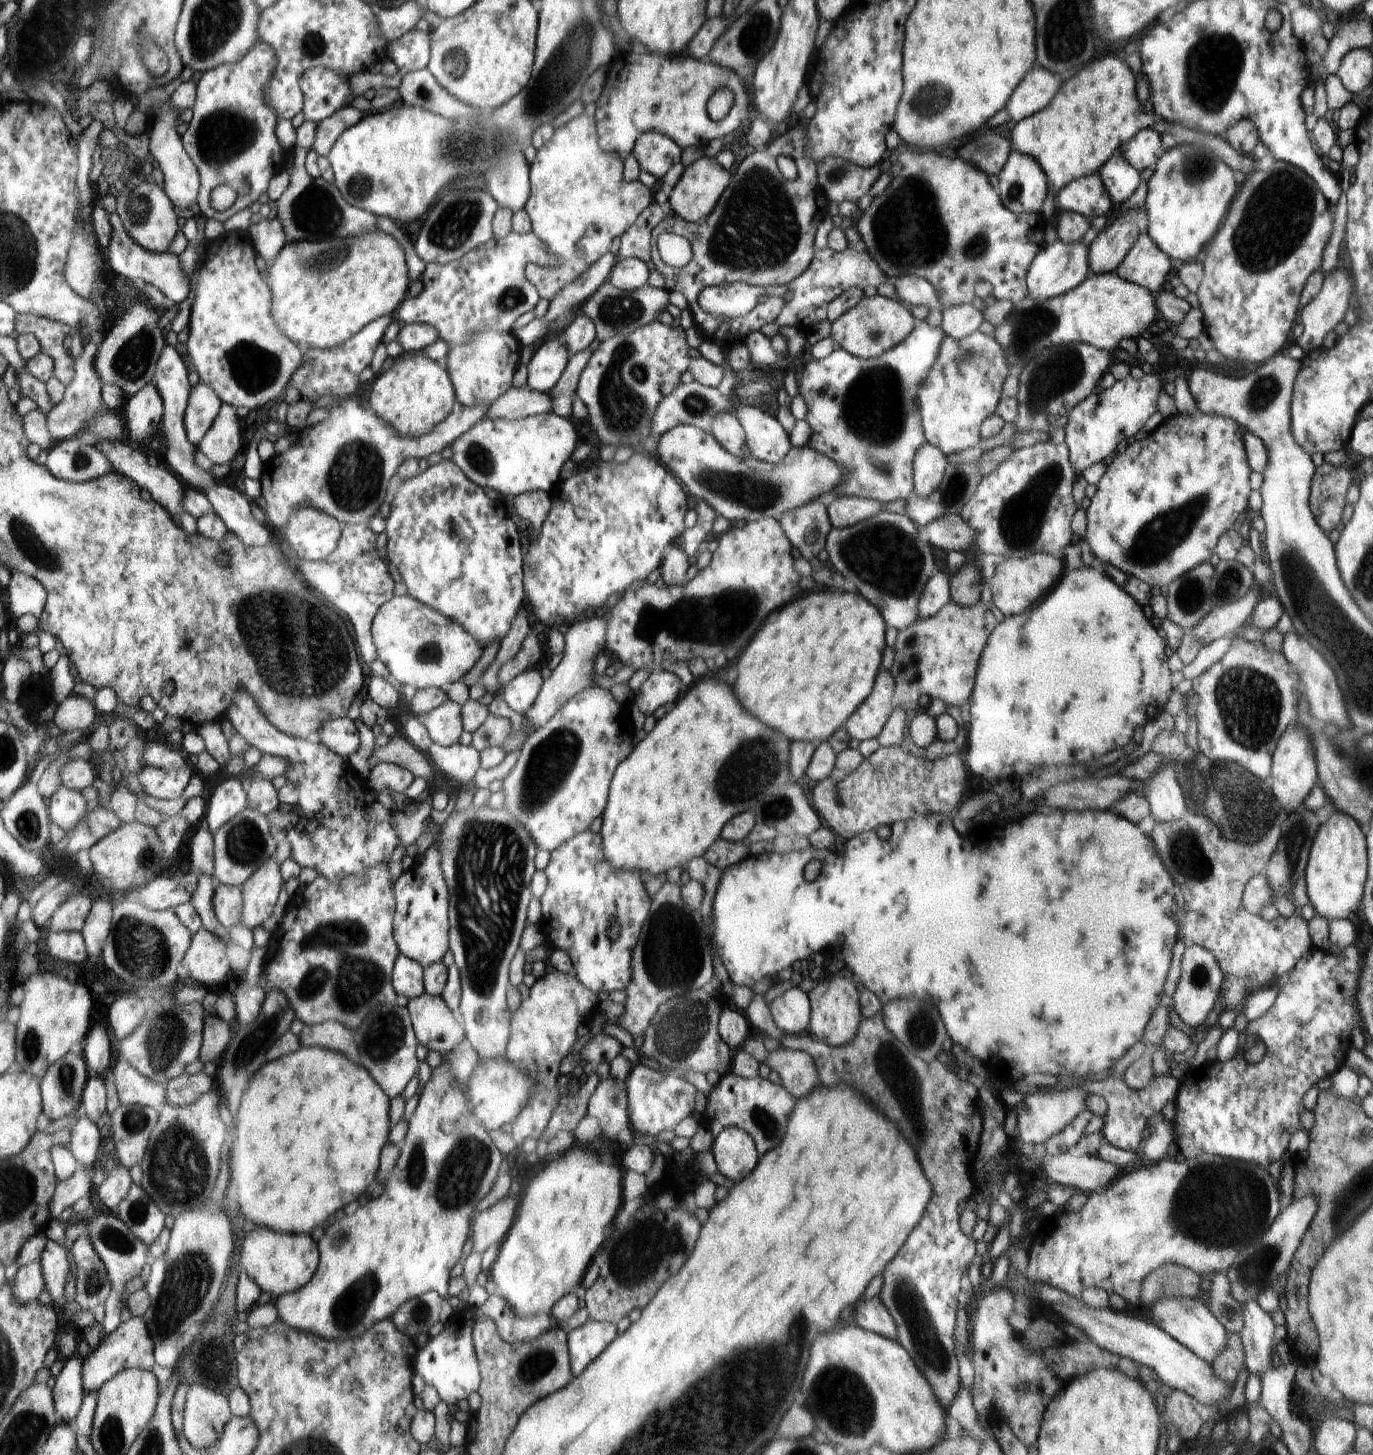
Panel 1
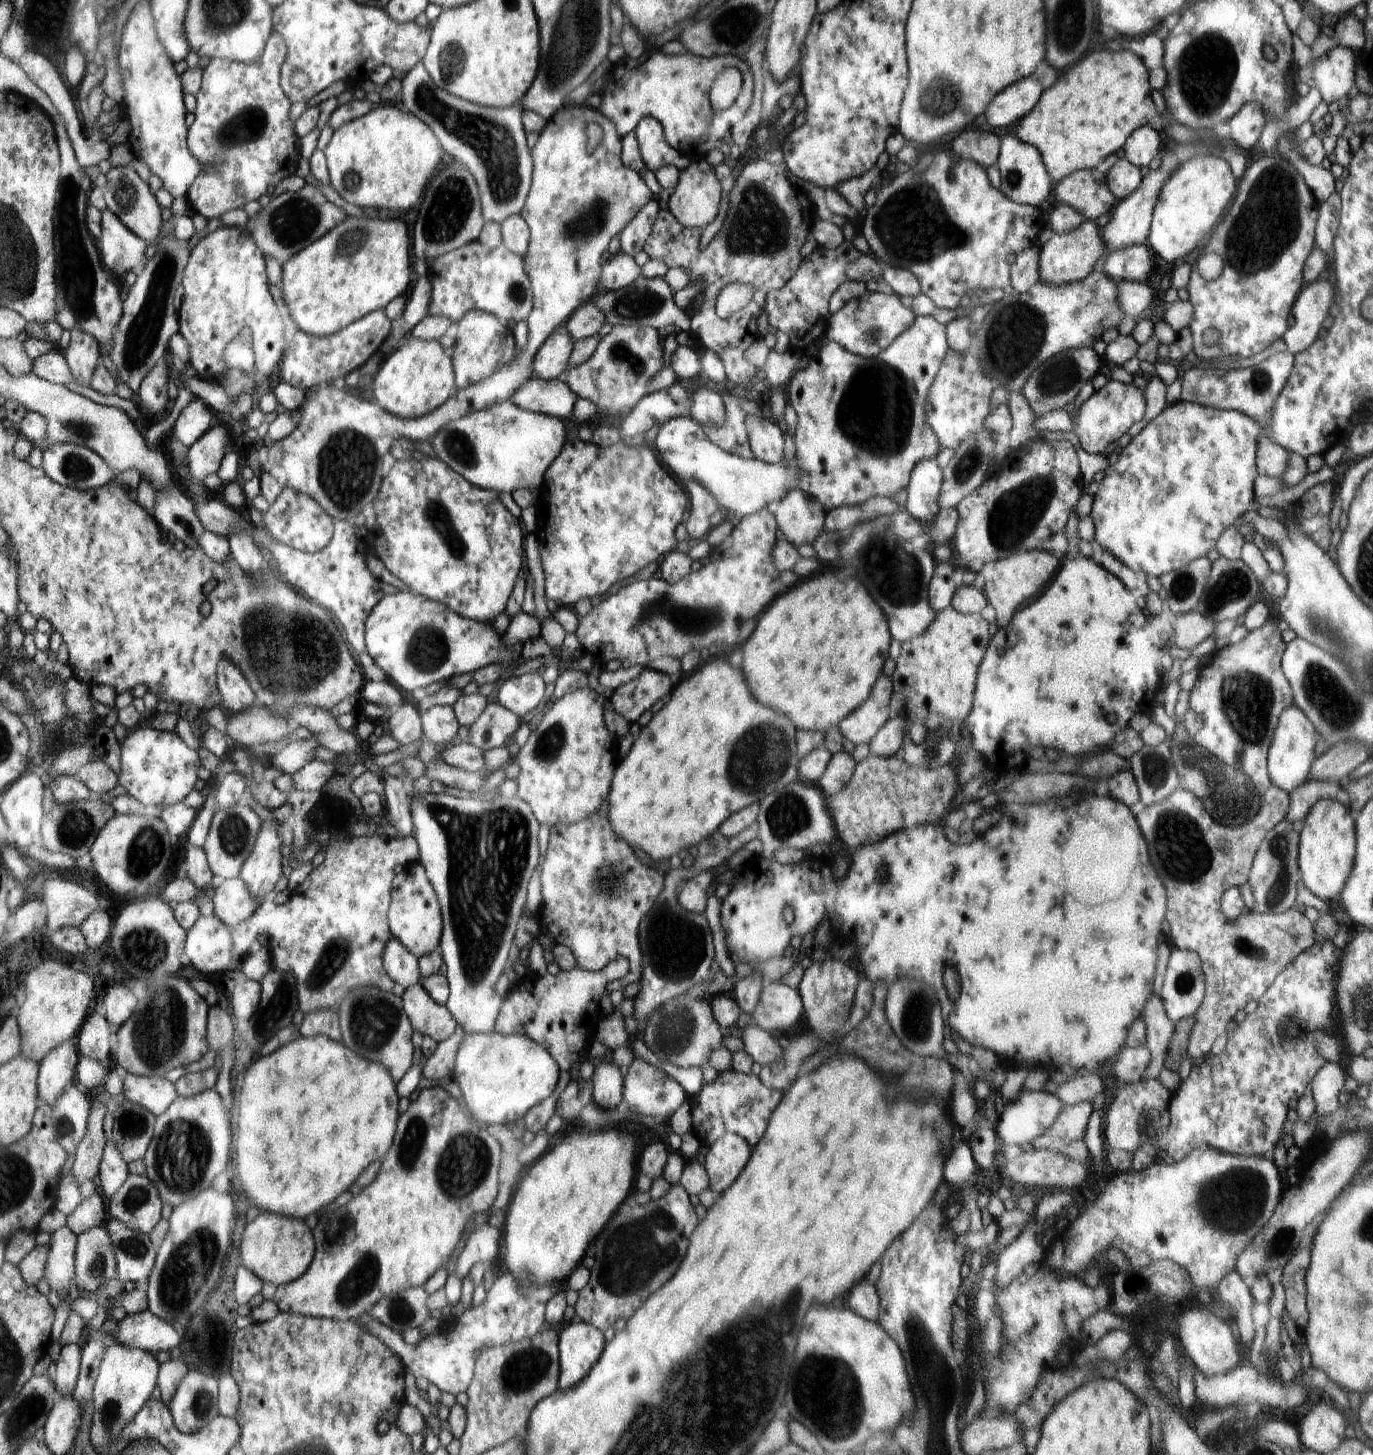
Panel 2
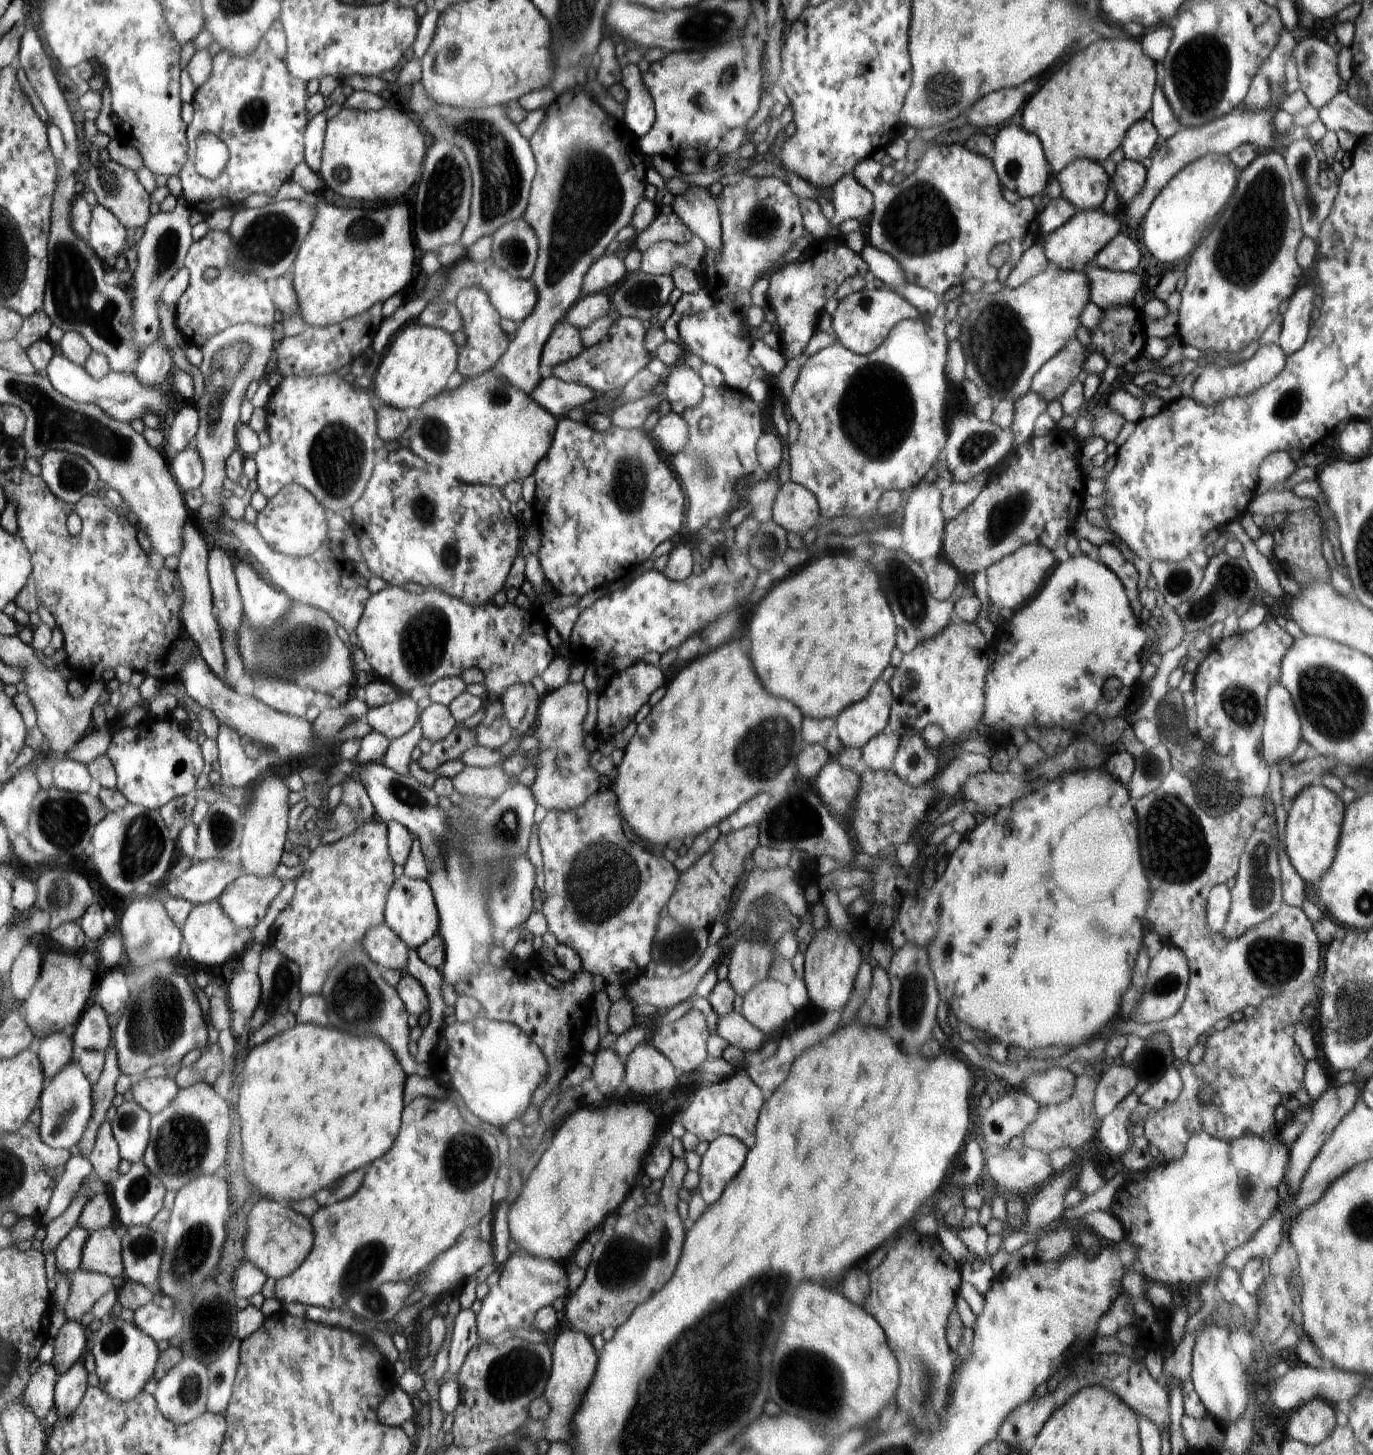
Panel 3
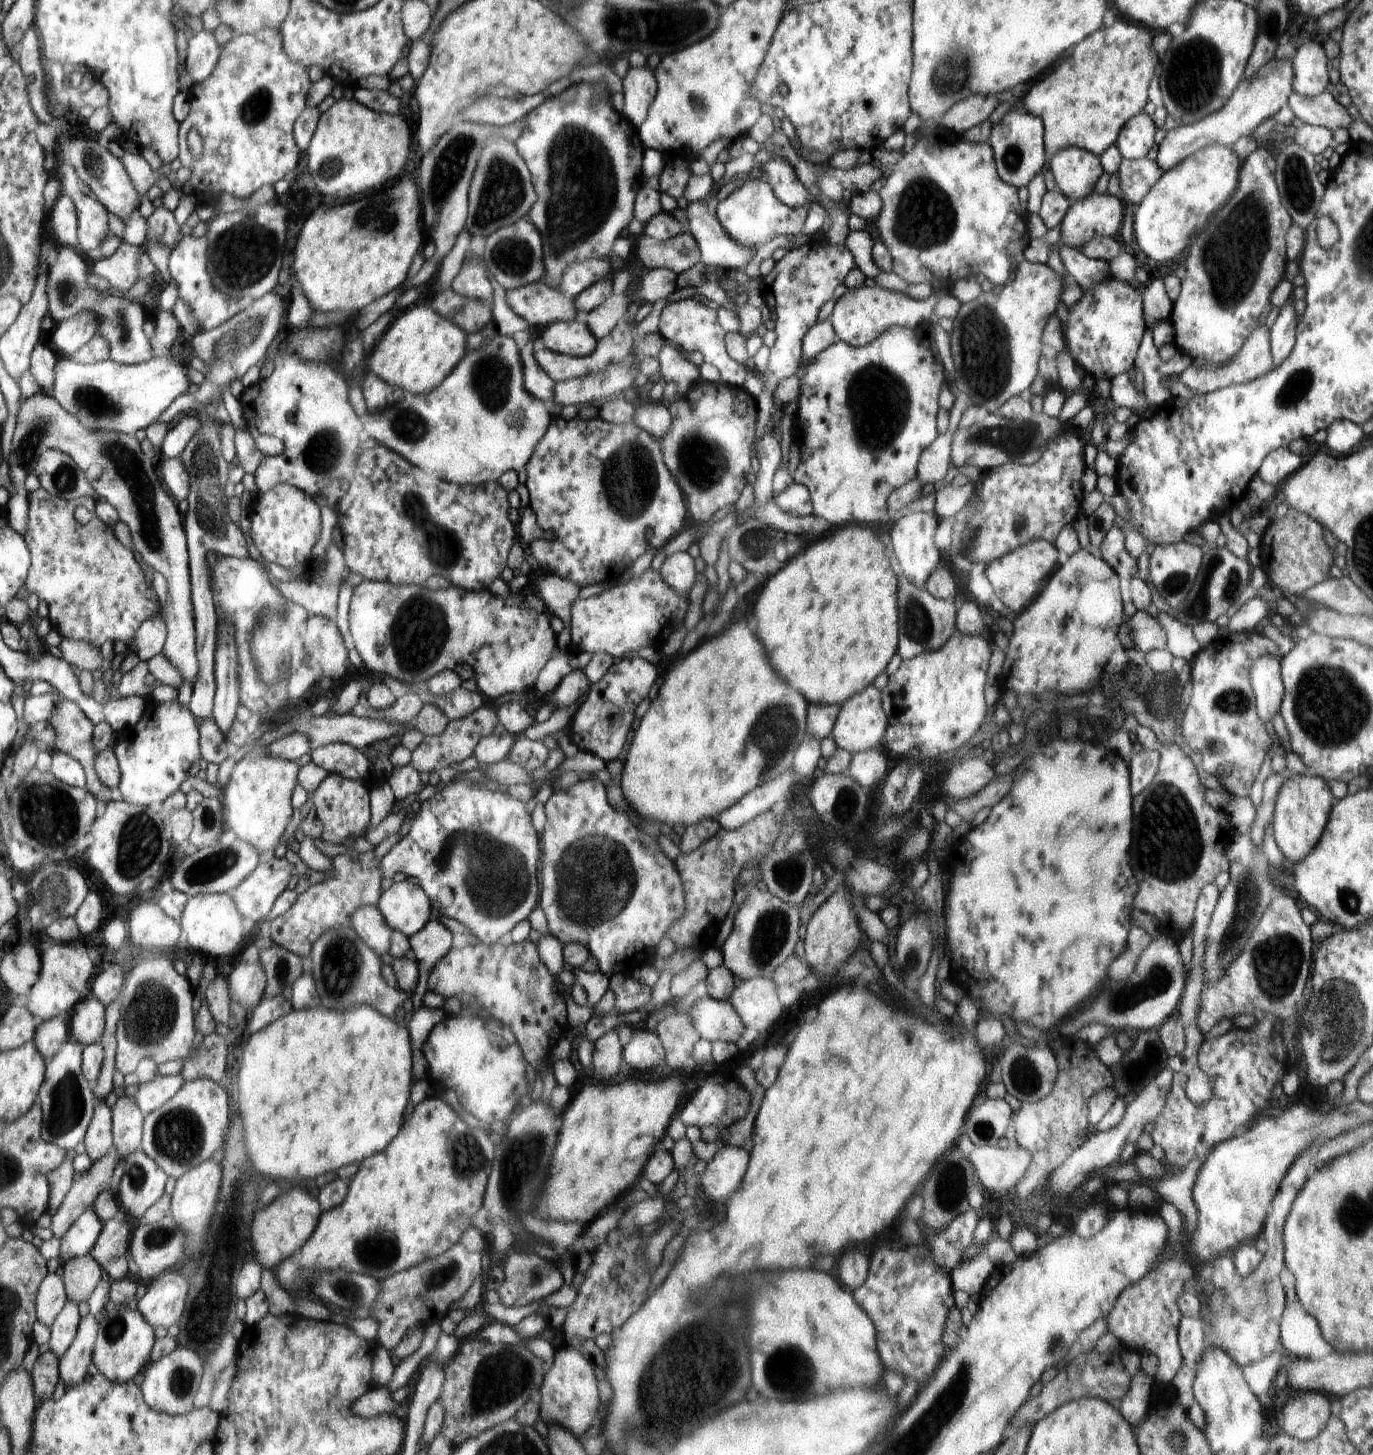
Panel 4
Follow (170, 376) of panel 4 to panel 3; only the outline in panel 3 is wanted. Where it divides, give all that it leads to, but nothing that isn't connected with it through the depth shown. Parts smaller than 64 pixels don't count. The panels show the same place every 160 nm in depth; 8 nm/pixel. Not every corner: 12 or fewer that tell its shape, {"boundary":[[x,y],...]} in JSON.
{"boundary":[[64,354],[46,374],[81,403],[100,405],[118,420],[163,416],[166,389],[134,373],[103,379]]}

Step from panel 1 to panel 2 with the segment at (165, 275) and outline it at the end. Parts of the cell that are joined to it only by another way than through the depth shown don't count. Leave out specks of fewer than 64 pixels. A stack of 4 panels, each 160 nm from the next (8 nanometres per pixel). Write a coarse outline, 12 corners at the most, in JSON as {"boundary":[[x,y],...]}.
{"boundary":[[113,210],[103,212],[99,245],[110,271],[138,274],[146,241]]}

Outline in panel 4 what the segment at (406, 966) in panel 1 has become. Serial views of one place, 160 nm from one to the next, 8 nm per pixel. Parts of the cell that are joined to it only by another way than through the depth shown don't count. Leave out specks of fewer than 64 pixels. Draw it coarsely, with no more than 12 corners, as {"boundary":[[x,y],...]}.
{"boundary":[[376,907],[352,916],[356,934],[381,958],[392,929]]}

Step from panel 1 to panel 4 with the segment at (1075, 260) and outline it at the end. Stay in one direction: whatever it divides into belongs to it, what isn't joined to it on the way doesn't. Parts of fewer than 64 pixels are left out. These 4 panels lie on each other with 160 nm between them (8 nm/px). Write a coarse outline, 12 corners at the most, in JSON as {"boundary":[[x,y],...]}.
{"boundary":[[1106,191],[1071,202],[1061,243],[1116,234],[1124,208]]}

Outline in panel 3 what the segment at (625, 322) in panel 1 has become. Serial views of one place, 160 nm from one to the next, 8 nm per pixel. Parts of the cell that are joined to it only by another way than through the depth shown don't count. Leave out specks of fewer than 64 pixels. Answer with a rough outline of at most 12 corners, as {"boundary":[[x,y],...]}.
{"boundary":[[629,272],[609,295],[619,317],[655,322],[670,275]]}

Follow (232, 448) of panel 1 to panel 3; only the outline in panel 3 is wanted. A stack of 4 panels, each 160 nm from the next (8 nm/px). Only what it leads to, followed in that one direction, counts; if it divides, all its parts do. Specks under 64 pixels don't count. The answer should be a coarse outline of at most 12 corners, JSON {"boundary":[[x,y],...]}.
{"boundary":[[196,443],[170,465],[184,494],[204,484],[207,470]]}

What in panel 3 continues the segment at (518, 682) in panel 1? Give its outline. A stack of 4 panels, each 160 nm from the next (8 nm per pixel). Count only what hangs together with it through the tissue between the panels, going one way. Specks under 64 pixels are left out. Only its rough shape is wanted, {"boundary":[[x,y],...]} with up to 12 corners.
{"boundary":[[528,684],[503,692],[500,701],[519,737],[537,720],[542,695]]}

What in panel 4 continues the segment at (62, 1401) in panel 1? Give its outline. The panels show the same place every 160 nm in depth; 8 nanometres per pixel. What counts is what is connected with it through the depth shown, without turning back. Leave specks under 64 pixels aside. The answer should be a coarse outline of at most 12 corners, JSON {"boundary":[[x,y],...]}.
{"boundary":[[70,1300],[51,1327],[50,1345],[61,1359],[70,1350],[83,1321]]}

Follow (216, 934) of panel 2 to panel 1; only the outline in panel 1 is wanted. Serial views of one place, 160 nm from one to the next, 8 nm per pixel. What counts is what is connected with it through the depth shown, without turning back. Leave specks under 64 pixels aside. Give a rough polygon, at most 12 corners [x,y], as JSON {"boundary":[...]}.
{"boundary":[[208,928],[193,936],[184,969],[218,990],[230,972],[224,940]]}

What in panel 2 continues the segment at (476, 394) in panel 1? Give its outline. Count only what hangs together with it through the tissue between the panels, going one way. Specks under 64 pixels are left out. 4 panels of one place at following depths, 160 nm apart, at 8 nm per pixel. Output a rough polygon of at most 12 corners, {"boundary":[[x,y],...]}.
{"boundary":[[487,312],[457,324],[455,388],[508,367],[514,336]]}

